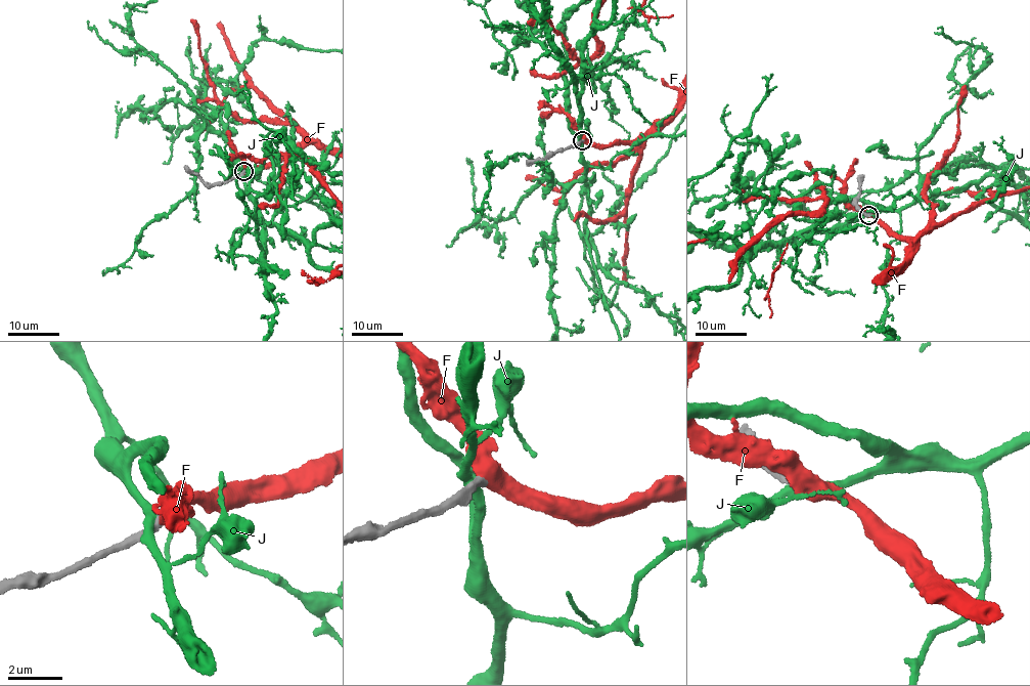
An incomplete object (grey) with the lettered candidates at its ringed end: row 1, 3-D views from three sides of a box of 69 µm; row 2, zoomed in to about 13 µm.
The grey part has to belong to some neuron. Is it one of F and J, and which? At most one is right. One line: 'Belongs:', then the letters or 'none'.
Belongs: F

